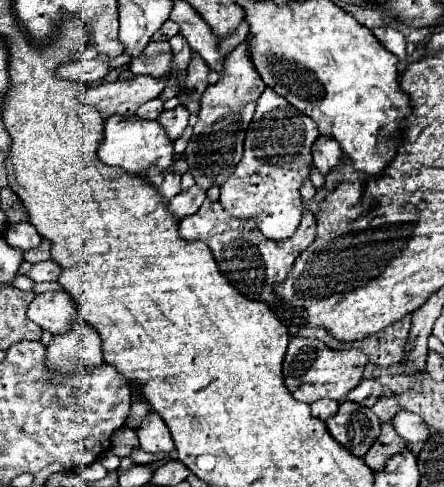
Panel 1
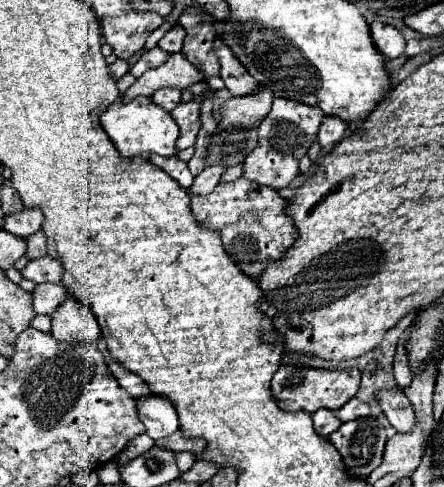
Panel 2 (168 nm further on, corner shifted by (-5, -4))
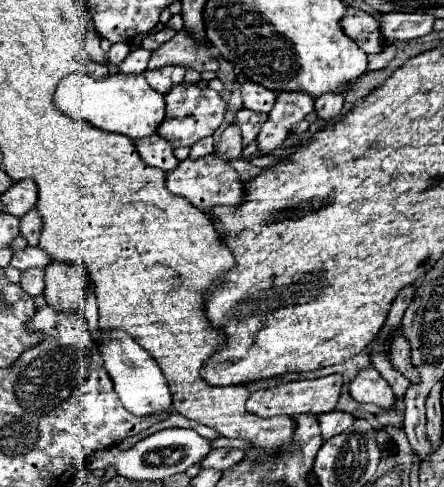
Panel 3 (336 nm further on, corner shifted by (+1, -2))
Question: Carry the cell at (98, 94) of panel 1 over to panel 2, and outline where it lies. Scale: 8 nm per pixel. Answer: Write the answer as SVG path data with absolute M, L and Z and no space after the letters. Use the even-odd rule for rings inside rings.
M182 52L172 54L162 66L148 70L142 74L122 96L122 102L132 102L140 96L152 98L152 94L160 88L174 88L174 90L184 90L194 82L200 82L204 76L198 68L194 68Z

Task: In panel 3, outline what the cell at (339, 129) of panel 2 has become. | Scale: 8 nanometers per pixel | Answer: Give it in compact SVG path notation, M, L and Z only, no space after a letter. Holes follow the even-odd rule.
M326 92L322 94L320 98L316 98L316 114L318 118L336 118L342 110L342 102L344 102L344 96L342 92Z

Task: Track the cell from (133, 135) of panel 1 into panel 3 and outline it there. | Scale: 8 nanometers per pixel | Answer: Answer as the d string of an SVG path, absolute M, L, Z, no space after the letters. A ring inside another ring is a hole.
M82 70L72 72L56 86L54 106L74 120L80 118L90 126L98 126L106 132L124 134L132 140L156 134L156 128L164 120L164 96L150 88L142 74L116 72L104 78L94 78Z

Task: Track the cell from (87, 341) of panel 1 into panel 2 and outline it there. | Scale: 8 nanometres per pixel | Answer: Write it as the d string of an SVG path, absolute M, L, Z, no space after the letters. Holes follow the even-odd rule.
M66 298L52 316L52 336L68 344L96 344L102 338L90 308L82 306L82 302L74 302L74 298Z

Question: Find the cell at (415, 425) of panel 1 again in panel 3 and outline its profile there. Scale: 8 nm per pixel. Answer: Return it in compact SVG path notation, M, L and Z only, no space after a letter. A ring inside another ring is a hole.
M374 366L362 368L352 378L350 396L356 402L372 402L380 408L388 408L388 404L392 404L392 388L388 388L388 382Z

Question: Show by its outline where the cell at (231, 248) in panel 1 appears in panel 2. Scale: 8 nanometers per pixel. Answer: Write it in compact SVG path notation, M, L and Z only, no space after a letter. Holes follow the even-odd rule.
M242 178L232 184L218 184L206 198L192 198L190 208L200 226L220 234L226 254L254 282L260 280L270 262L280 260L298 240L298 228L288 214L288 200L268 186L254 186Z

